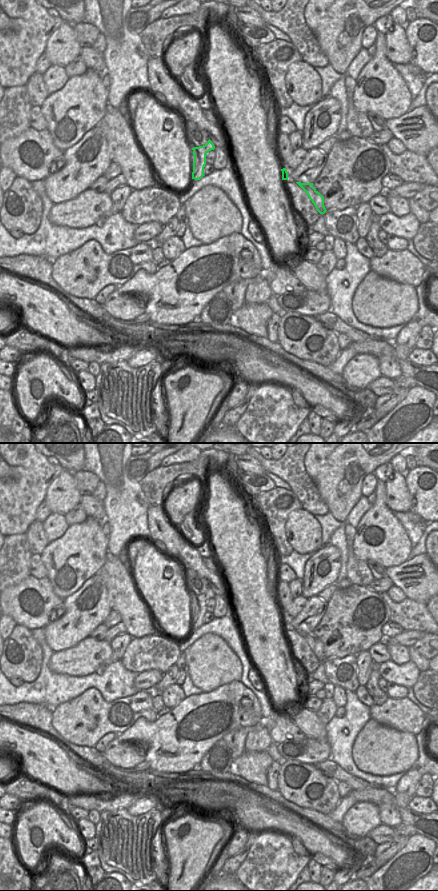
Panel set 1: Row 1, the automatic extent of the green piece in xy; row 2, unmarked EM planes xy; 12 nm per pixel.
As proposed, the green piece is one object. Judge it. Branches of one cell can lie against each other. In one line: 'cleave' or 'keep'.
keep

